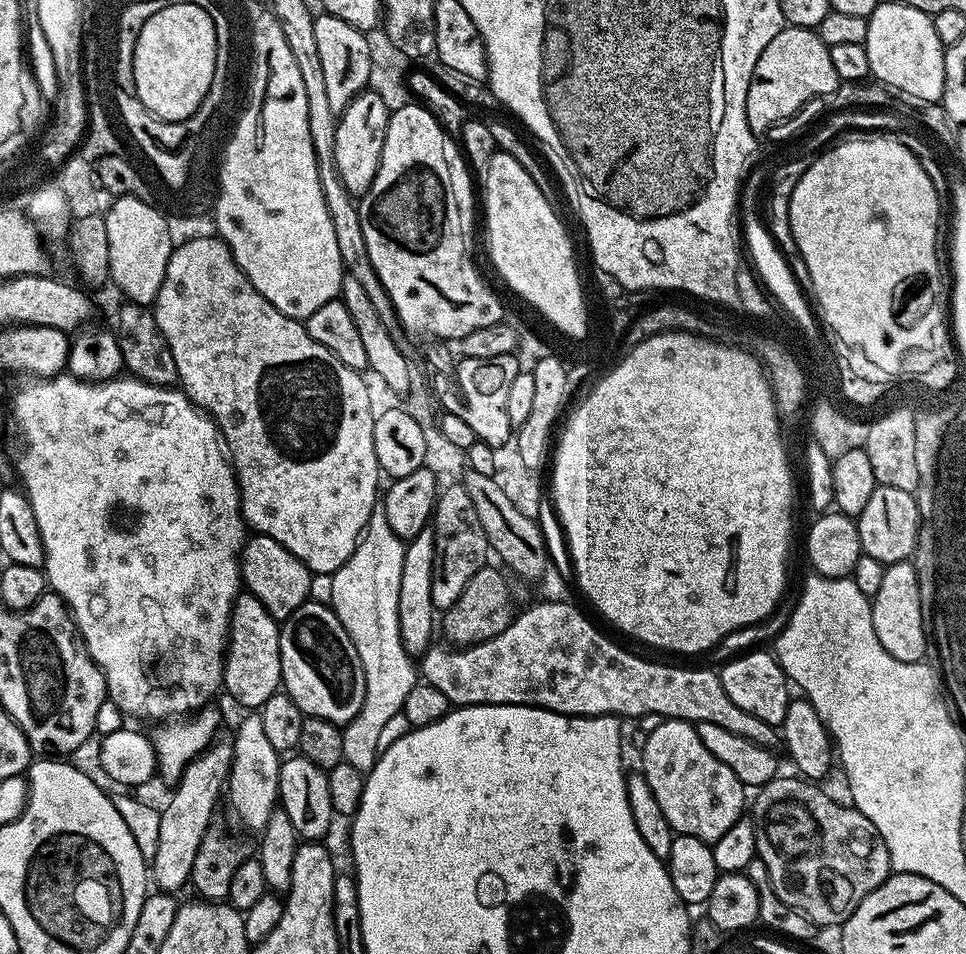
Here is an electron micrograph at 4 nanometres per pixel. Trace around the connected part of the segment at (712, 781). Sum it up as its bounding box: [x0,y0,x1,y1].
[639,719,746,844]

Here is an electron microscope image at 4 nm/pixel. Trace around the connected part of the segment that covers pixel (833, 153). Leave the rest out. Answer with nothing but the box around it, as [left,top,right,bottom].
[790,134,950,372]

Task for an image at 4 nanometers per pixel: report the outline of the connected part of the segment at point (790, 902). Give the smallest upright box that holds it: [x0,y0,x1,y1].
[750,775,892,926]

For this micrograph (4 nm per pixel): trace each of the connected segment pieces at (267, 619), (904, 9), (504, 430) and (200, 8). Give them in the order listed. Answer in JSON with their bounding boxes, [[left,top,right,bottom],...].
[[223,590,281,710],[863,2,946,104],[454,355,522,448],[133,2,217,120]]

